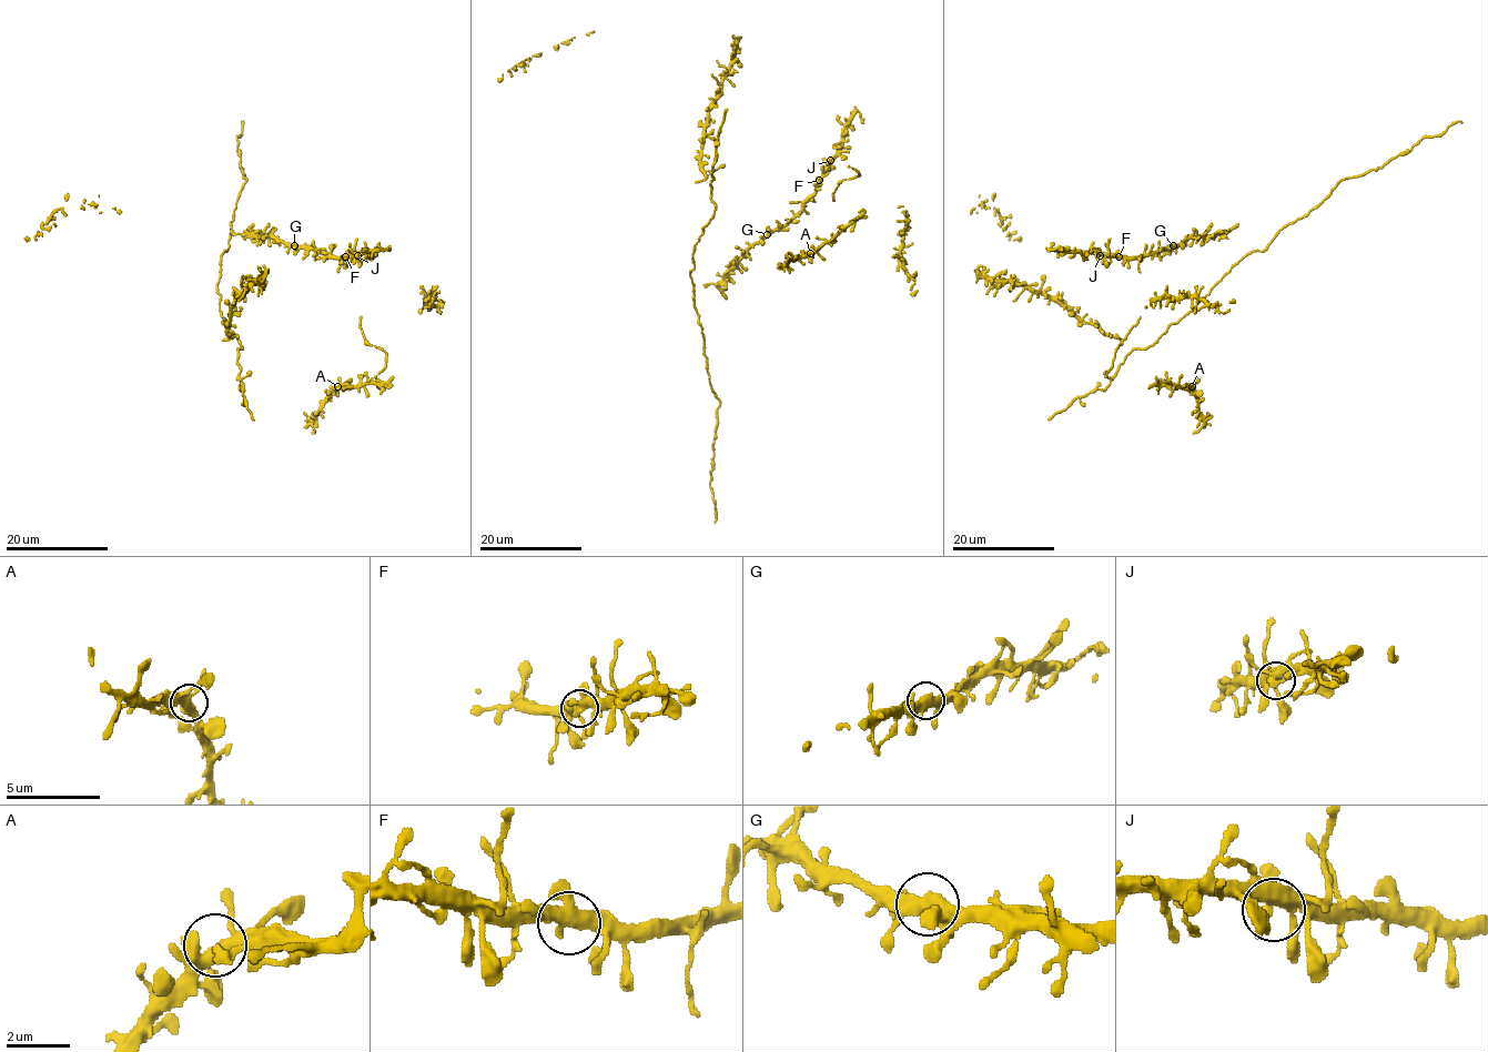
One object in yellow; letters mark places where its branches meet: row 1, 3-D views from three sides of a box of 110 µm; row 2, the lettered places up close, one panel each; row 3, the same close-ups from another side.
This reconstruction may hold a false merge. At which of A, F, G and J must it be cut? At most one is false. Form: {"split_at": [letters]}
{"split_at": []}

